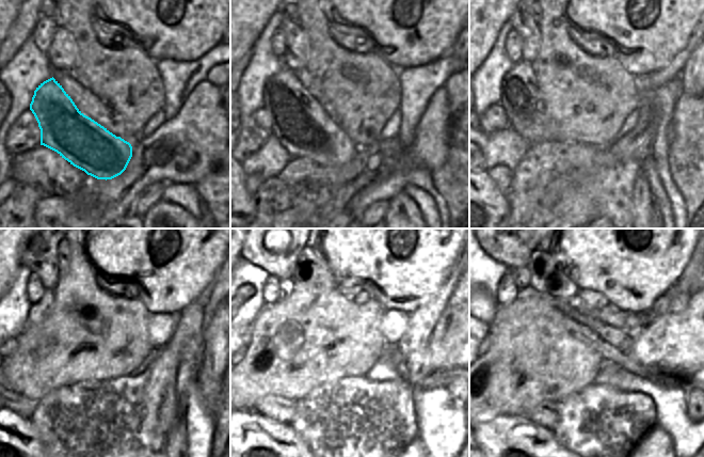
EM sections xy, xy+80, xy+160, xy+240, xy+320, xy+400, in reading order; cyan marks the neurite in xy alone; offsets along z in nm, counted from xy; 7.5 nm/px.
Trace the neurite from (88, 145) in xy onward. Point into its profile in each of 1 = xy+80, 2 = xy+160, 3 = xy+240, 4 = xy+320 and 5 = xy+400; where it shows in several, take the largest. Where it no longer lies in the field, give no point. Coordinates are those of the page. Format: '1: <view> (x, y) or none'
1: xy+80 (303, 127)
2: xy+160 (522, 99)
3: xy+240 (41, 310)
4: xy+320 (285, 286)
5: xy+400 (522, 276)

